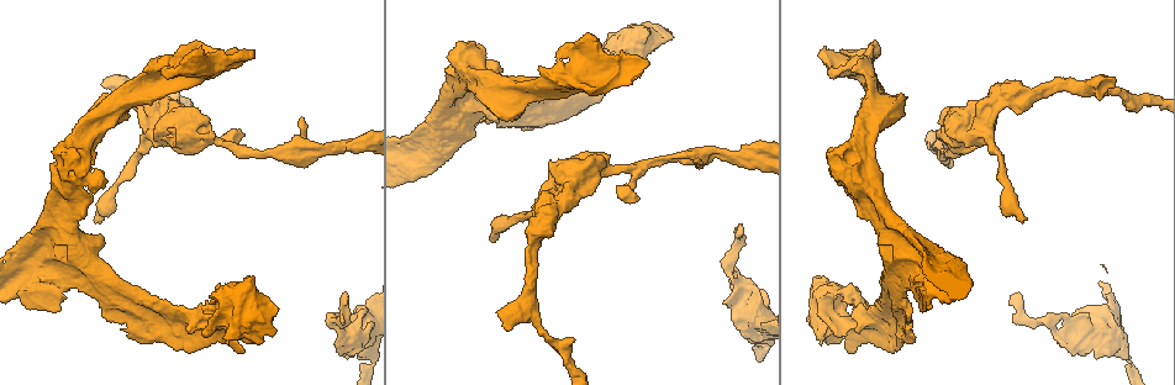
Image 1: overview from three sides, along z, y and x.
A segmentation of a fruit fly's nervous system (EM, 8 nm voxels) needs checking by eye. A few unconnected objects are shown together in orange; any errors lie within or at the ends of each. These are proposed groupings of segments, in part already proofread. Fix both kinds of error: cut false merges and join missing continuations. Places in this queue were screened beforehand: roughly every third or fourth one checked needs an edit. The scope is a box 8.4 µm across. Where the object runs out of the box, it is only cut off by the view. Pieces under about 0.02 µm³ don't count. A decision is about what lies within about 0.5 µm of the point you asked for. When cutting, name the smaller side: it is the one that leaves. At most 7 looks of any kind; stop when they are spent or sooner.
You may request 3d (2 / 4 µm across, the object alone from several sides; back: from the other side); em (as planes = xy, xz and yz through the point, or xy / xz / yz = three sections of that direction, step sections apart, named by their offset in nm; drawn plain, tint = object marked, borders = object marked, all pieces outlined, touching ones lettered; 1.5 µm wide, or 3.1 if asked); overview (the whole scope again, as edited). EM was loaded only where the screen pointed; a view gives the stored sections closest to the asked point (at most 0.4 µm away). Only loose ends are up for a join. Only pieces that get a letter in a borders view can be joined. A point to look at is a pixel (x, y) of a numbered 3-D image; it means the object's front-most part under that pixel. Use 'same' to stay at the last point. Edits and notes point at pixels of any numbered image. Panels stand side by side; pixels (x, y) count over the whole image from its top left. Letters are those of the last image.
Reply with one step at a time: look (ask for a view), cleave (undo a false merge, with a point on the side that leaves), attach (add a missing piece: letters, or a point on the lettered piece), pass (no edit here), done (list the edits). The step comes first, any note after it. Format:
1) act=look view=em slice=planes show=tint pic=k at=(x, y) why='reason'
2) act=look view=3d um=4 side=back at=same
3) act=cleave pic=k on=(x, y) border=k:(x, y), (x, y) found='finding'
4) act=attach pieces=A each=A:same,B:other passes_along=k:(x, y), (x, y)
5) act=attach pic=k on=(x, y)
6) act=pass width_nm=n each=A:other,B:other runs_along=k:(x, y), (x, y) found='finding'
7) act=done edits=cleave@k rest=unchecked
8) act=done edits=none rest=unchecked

act=look view=3d um=2 pic=1 at=(497, 312) why='free end'

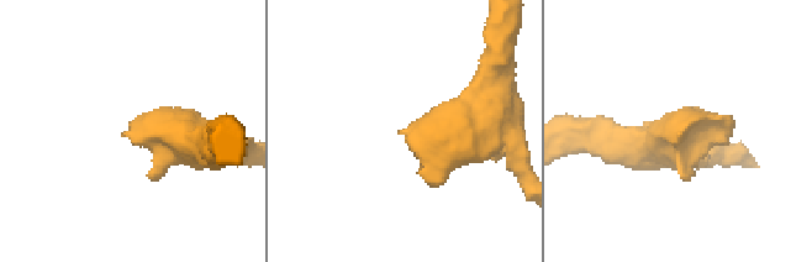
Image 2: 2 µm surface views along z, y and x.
act=look view=em slice=xy step=4 show=borders pic=2 at=(402, 130)

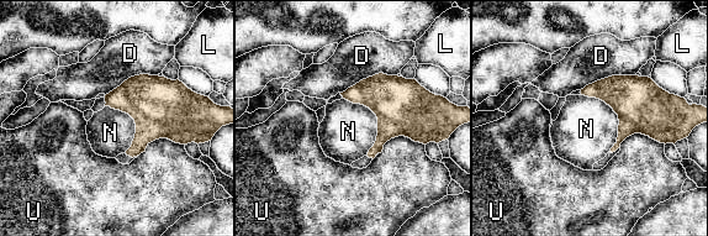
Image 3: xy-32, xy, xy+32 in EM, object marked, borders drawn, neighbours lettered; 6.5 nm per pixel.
act=look view=em slice=planes show=borders at=same

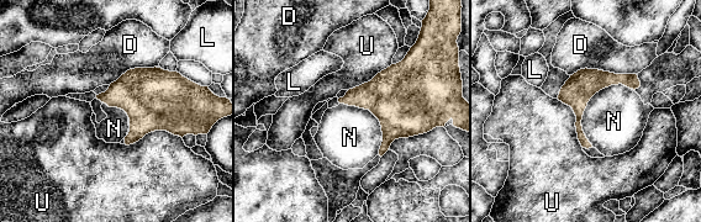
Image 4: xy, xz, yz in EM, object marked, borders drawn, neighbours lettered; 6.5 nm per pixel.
act=attach pieces=N longest_contact=N:460nm each=D:other,L:other,N:same,U:other passes_along=4:(578, 90), (588, 101), (613, 121) found='the cell continues'

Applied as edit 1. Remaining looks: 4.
act=look view=overview

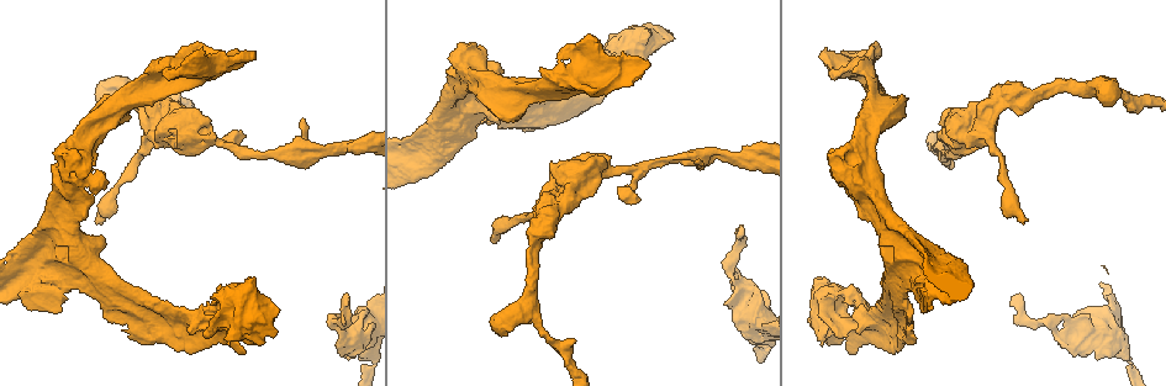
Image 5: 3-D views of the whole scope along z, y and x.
act=look view=3d um=2 pic=5 at=(649, 64) why='free end'

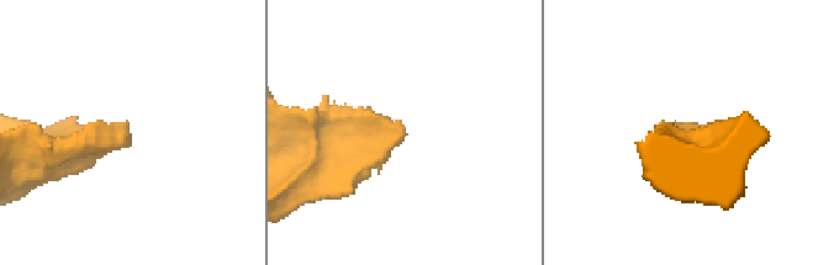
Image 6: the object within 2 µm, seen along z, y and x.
act=look view=em slice=yz step=8 show=borders pic=6 at=(401, 128)

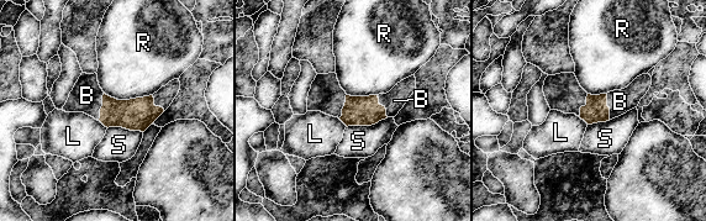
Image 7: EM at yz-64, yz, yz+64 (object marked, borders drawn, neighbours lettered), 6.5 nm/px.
act=attach pieces=B each=B:same,L:other,R:other,S:other passes_along=7:(138, 114), (101, 106), (87, 95) found='it goes on there'

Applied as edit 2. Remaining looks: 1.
act=look view=em slice=xz step=4 show=borders pic=5 at=(869, 60) why='free end'

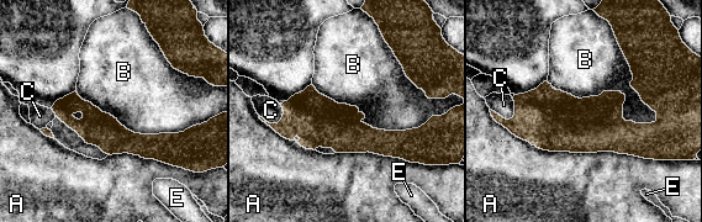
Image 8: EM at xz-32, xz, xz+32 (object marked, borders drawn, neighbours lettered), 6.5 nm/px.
act=pass each=A:other,B:other,C:other,E:other runs_along=8:(276, 126), (422, 136) found='no lettered piece goes on from it'

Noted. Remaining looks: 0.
act=done edits=attach@4,attach@7 rest=unchecked

